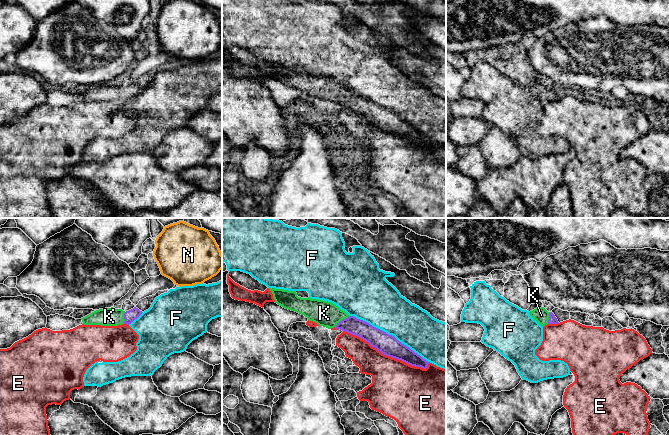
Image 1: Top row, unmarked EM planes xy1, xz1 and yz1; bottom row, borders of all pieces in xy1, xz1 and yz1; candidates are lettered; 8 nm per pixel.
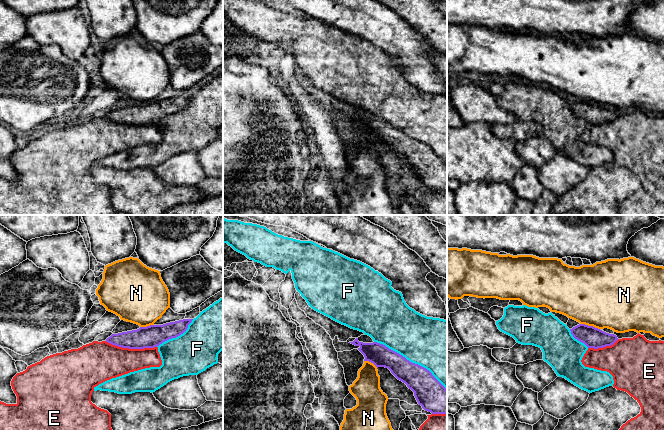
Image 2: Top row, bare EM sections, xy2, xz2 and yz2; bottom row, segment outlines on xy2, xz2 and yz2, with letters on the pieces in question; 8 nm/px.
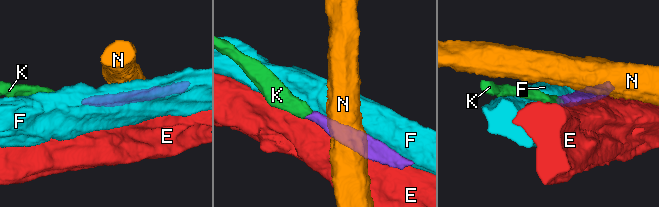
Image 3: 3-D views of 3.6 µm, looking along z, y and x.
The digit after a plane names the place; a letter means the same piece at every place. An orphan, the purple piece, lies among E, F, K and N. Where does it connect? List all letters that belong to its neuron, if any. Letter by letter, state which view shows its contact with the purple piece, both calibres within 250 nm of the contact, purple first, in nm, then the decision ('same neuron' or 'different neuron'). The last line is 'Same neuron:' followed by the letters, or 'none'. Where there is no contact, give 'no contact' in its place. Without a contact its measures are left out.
E: contact in xz1; calibres 160 and 380 nm; different neuron
F: contact in xz1; calibres 160 and 360 nm; different neuron
K: contact in xz1; calibres 140 and 200 nm; same neuron
N: contact in yz2; calibres 170 and 480 nm; different neuron
Same neuron: K

